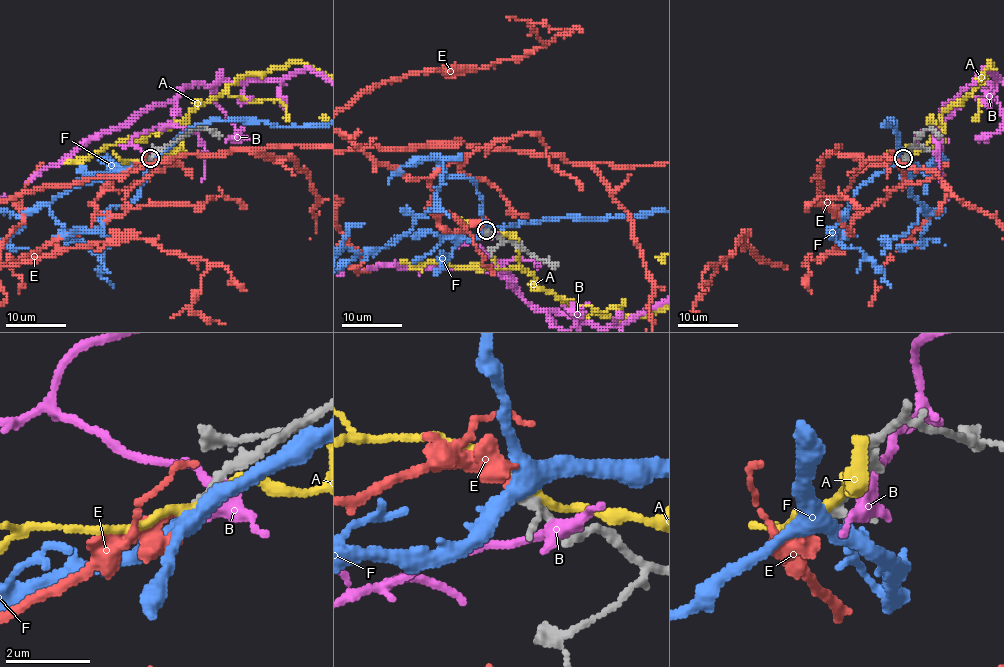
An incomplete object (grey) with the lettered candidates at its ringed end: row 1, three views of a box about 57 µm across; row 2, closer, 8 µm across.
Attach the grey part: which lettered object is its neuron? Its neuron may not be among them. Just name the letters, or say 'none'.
E

